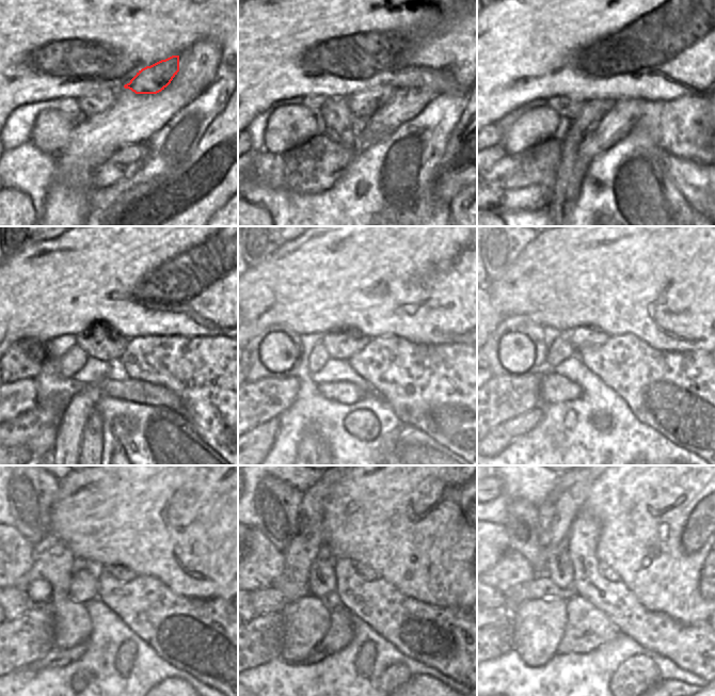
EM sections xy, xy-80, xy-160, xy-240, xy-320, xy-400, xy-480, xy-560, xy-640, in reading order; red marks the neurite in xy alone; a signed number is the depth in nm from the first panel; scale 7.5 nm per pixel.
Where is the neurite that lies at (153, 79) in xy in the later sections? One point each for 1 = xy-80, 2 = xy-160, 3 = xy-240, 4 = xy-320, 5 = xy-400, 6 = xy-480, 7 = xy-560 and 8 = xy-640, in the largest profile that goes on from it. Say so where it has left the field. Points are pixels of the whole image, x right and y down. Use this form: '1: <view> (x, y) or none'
1: xy-80 (344, 129)
2: xy-160 (593, 111)
3: xy-240 (74, 418)
4: xy-320 (310, 443)
5: none
6: none
7: none
8: none

